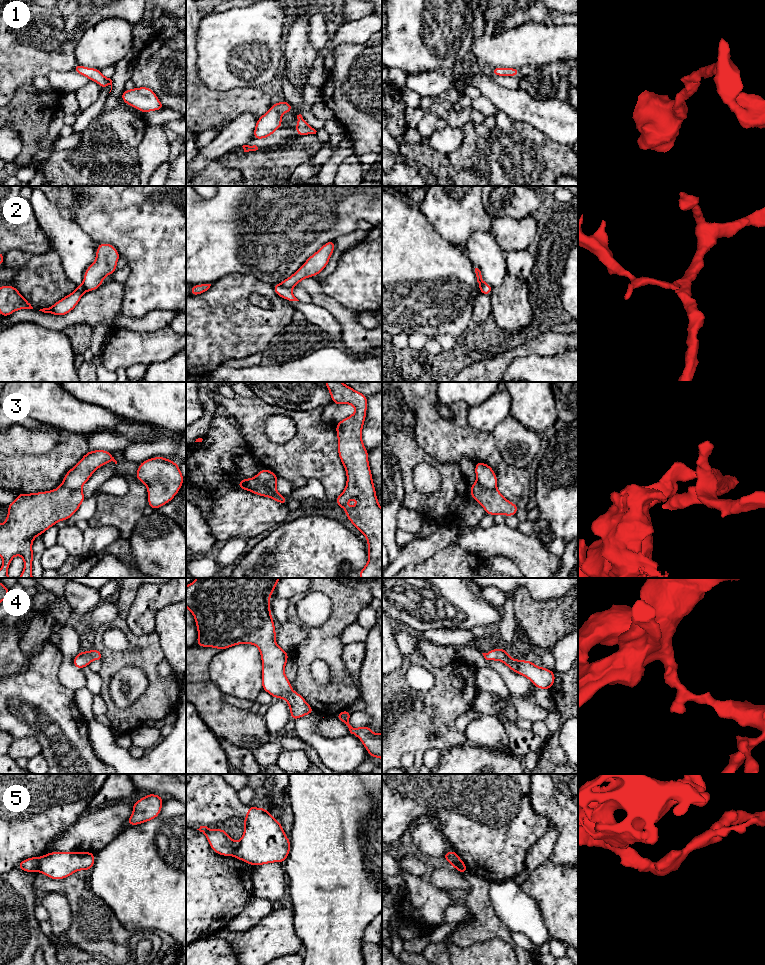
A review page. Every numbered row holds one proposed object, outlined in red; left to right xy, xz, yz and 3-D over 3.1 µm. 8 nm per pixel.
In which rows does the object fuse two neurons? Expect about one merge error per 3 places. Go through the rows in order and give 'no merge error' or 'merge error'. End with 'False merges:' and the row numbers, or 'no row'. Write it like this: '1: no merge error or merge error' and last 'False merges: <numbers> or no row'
1: no merge error
2: merge error
3: merge error
4: no merge error
5: merge error
False merges: 2, 3, 5

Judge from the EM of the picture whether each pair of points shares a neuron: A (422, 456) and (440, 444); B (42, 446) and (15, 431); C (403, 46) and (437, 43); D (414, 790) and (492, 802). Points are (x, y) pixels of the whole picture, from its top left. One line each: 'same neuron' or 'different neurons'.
A: different neurons
B: same neuron
C: same neuron
D: same neuron

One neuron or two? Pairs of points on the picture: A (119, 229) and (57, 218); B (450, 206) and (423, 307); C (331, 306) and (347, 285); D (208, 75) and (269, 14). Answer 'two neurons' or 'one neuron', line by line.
A: two neurons
B: two neurons
C: two neurons
D: one neuron

